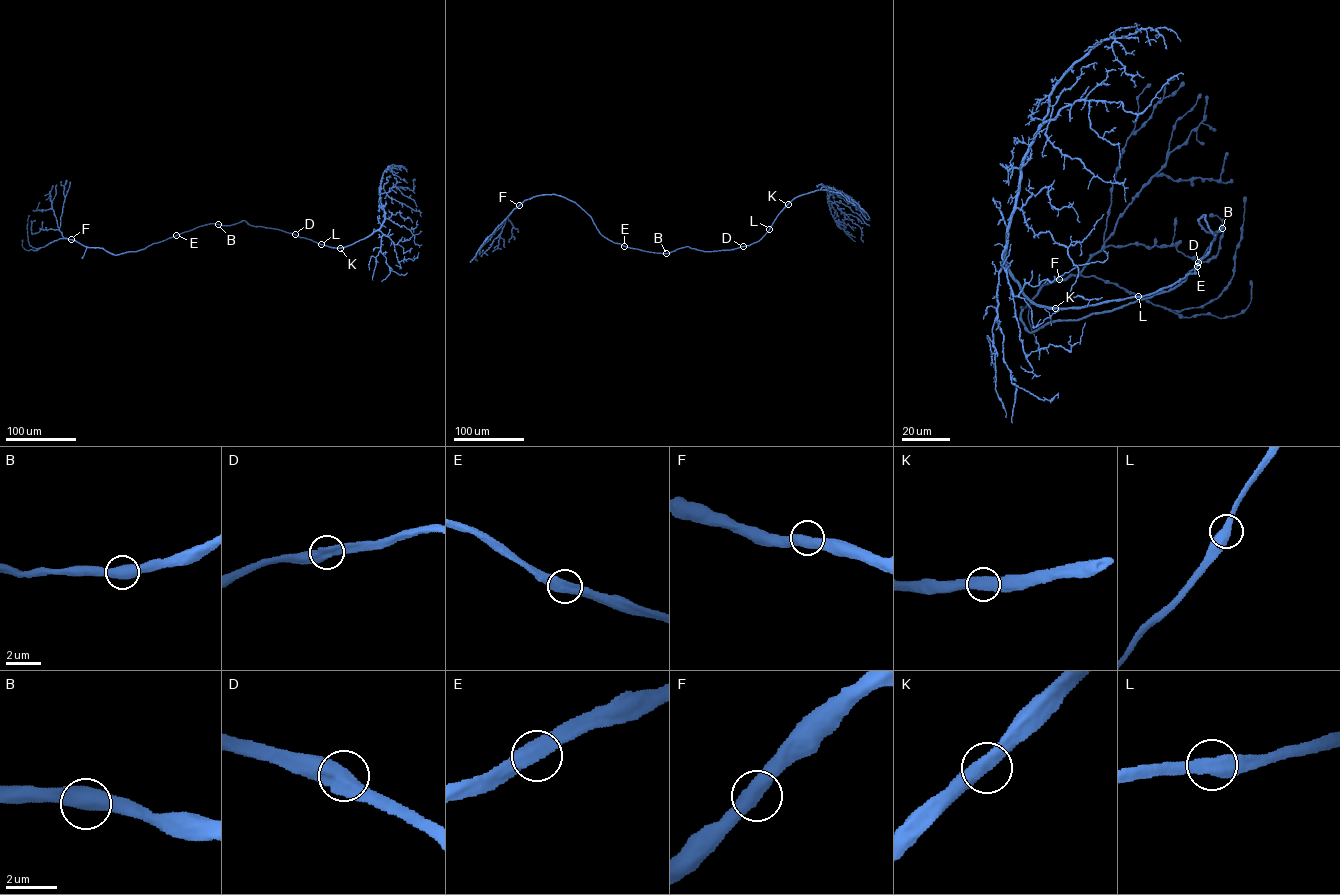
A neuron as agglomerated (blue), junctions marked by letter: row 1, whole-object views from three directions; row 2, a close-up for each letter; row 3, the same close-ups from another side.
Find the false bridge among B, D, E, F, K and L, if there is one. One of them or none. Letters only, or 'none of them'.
none of them

